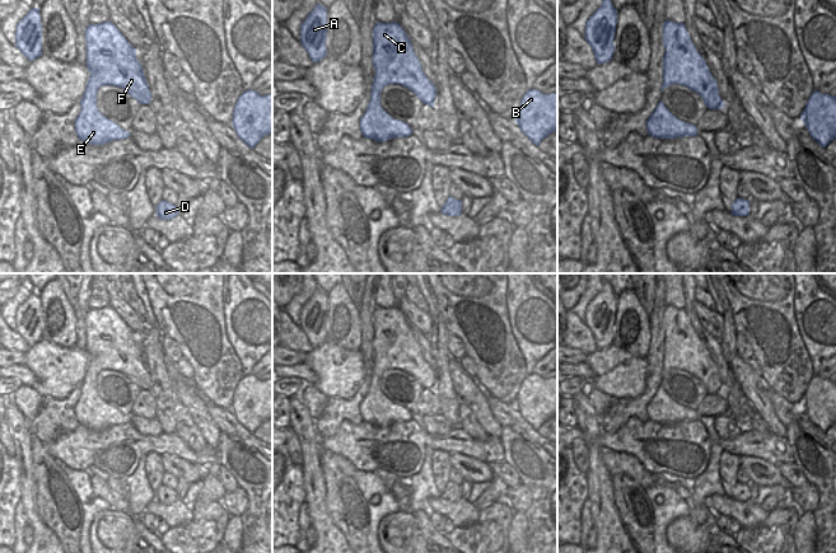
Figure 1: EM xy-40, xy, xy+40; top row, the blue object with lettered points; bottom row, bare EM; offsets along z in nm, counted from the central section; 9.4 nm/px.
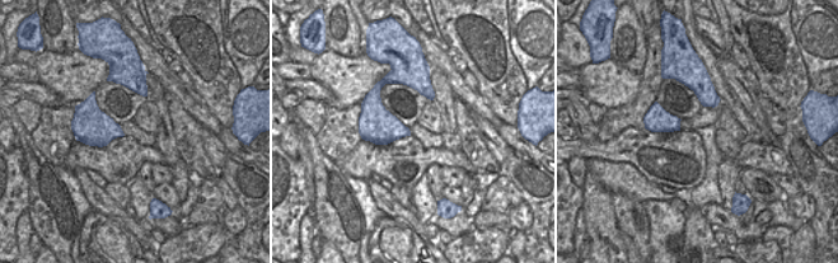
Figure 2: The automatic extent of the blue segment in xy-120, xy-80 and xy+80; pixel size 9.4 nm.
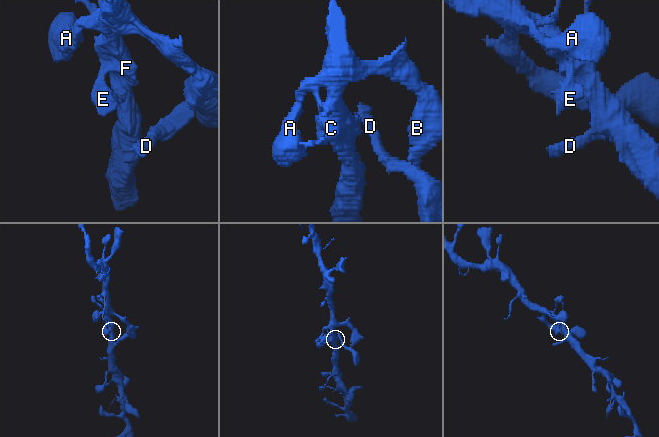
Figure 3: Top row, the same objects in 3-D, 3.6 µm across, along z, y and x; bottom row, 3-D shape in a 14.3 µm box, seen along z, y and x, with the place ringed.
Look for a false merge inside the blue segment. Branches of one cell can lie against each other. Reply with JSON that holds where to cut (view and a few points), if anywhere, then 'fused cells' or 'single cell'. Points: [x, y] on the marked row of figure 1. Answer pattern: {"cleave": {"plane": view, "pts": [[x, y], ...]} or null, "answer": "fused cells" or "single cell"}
{"cleave": null, "answer": "single cell"}

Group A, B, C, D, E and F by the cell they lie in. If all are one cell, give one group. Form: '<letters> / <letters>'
A B C D E F

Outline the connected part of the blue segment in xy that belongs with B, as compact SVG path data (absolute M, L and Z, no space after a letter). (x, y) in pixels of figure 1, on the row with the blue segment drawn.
M528 89L514 118L520 131L538 146L545 137L557 131L557 93L543 94Z

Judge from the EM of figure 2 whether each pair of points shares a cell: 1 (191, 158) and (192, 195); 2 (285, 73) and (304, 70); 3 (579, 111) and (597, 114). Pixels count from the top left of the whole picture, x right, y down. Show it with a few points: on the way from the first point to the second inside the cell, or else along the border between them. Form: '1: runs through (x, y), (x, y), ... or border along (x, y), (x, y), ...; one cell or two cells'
1: border along (190, 173), (195, 179), (201, 181); two cells
2: runs through (290, 70), (299, 69); one cell
3: border along (586, 103), (589, 117), (597, 126); two cells

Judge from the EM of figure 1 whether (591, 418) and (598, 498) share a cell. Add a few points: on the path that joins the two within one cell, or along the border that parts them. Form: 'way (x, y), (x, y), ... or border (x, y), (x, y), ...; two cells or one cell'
way (592, 439), (598, 478); one cell

